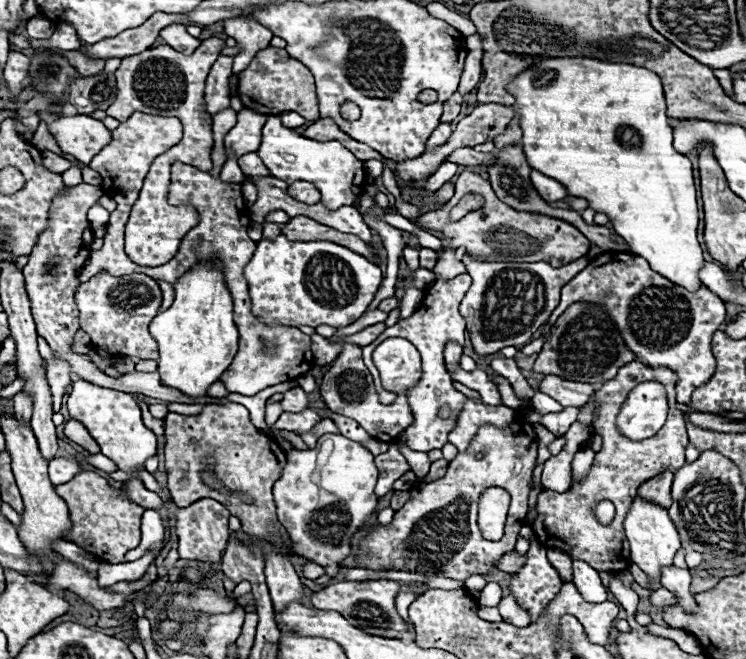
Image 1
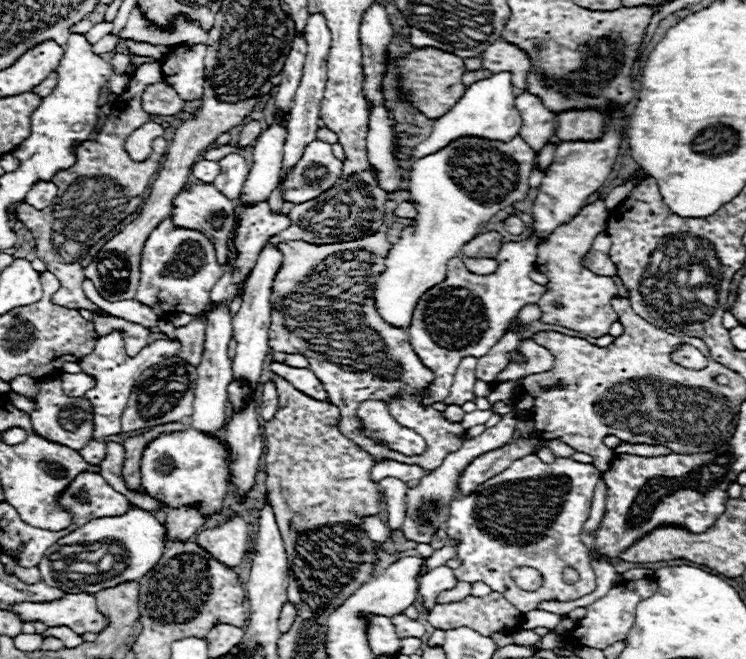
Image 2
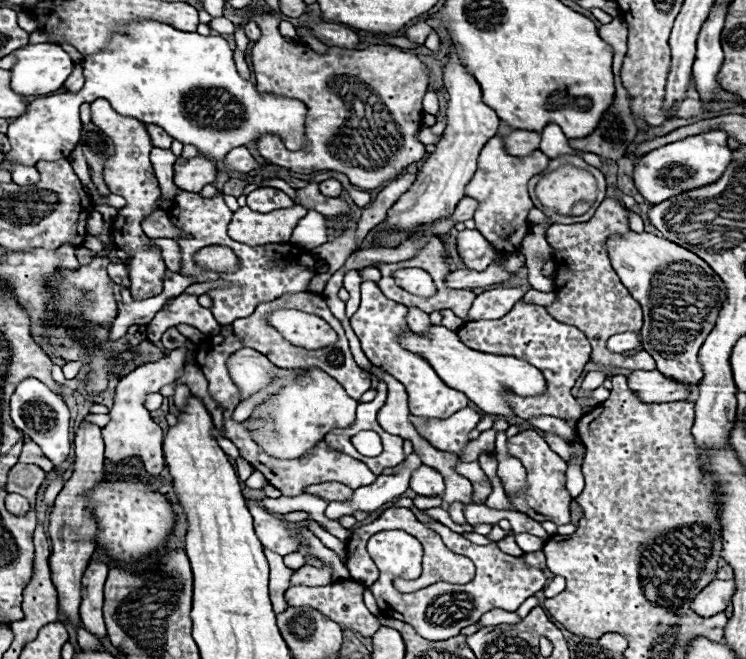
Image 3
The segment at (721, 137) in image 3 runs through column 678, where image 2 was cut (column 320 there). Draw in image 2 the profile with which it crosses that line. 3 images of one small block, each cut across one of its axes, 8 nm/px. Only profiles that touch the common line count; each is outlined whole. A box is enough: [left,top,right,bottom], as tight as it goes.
[282,140,342,204]

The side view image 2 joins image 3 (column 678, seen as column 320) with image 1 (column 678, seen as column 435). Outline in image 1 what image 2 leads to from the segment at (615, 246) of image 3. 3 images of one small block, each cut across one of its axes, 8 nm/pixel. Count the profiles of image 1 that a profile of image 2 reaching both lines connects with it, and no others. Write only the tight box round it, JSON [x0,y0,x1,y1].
[534,360,688,572]

